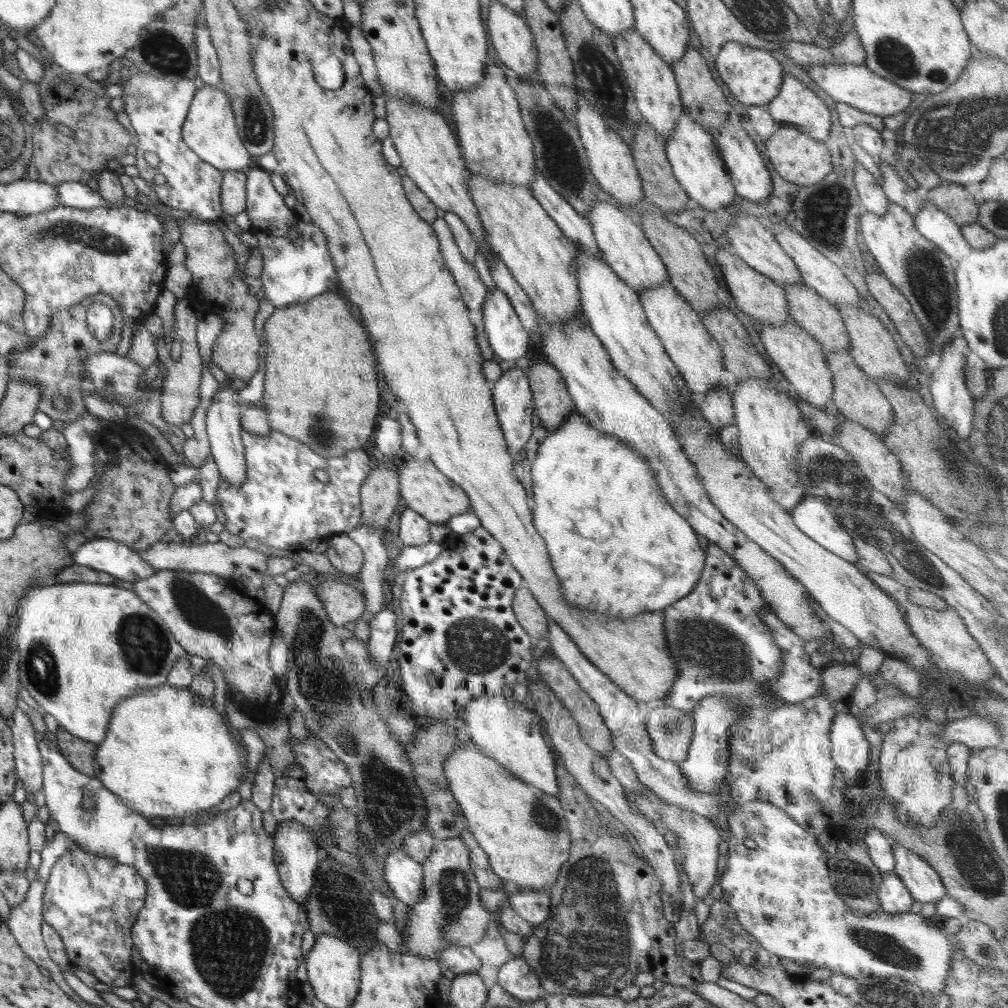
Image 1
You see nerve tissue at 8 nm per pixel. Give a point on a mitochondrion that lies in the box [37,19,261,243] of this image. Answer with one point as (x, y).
(165, 53)

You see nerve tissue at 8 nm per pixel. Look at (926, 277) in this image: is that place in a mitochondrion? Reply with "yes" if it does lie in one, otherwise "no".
yes

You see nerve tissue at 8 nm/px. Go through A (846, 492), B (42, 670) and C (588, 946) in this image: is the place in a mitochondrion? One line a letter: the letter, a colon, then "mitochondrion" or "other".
A: mitochondrion
B: mitochondrion
C: mitochondrion

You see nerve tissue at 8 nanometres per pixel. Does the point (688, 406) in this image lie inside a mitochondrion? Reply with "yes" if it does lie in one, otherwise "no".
no

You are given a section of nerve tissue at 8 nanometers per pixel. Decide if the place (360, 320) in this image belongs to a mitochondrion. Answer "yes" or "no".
no

